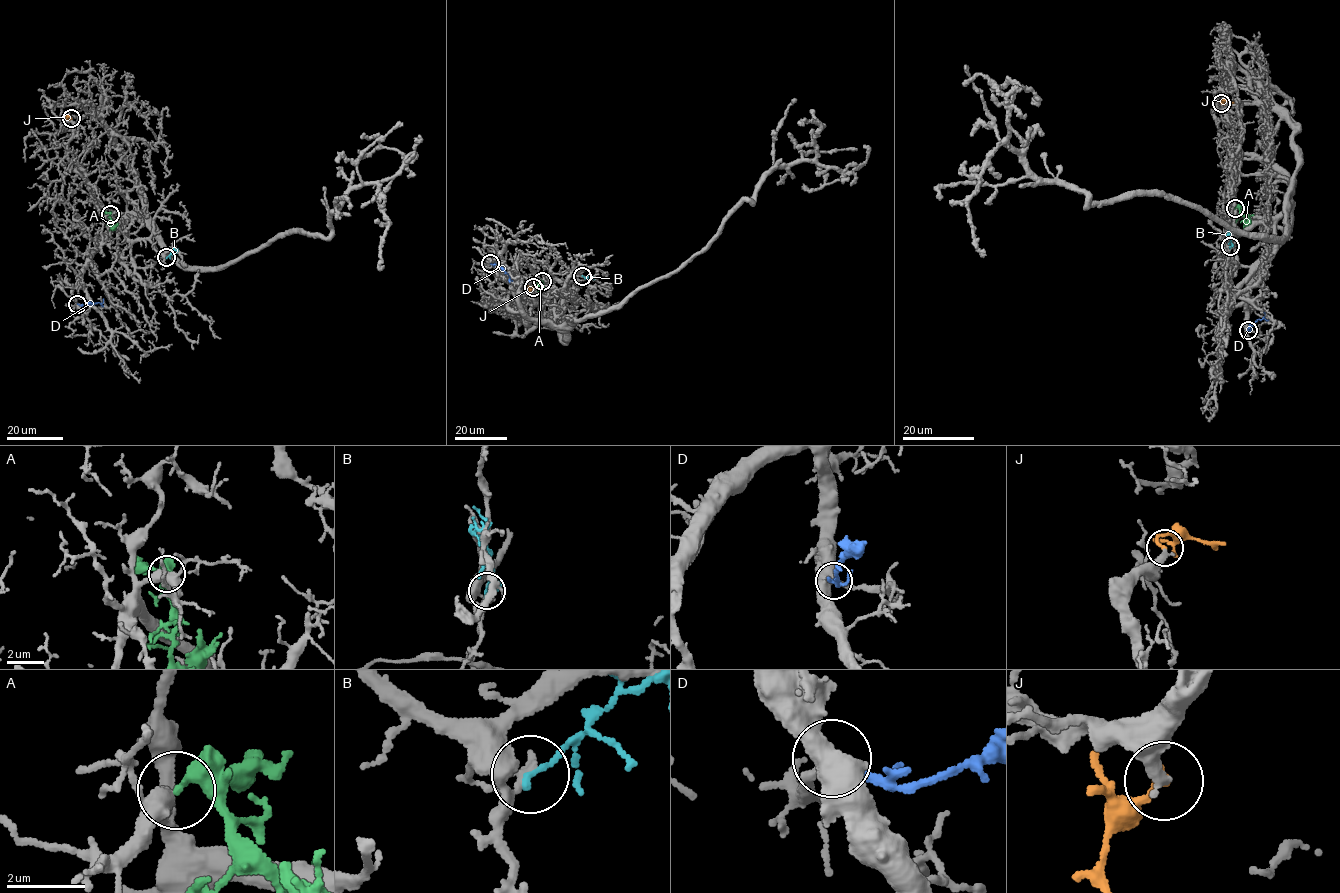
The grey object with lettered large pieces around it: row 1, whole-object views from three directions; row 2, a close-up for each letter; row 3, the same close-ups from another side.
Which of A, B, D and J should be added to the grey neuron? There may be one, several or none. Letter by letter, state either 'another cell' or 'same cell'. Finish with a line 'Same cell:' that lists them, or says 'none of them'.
A: another cell
B: another cell
D: another cell
J: another cell
Same cell: none of them

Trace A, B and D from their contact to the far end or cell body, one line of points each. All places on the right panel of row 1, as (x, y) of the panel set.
A: (1235, 208), (1243, 215), (1245, 222), (1249, 214)
B: (1230, 246), (1228, 230)
D: (1248, 330), (1258, 319), (1262, 319), (1264, 312)

